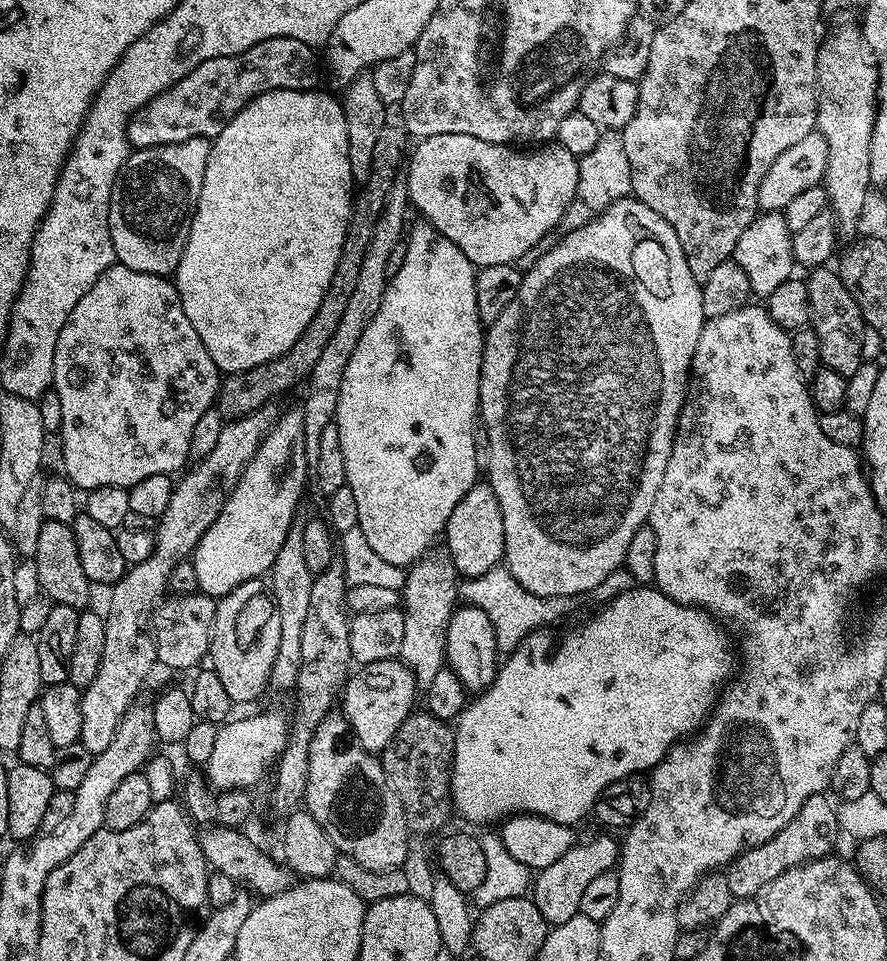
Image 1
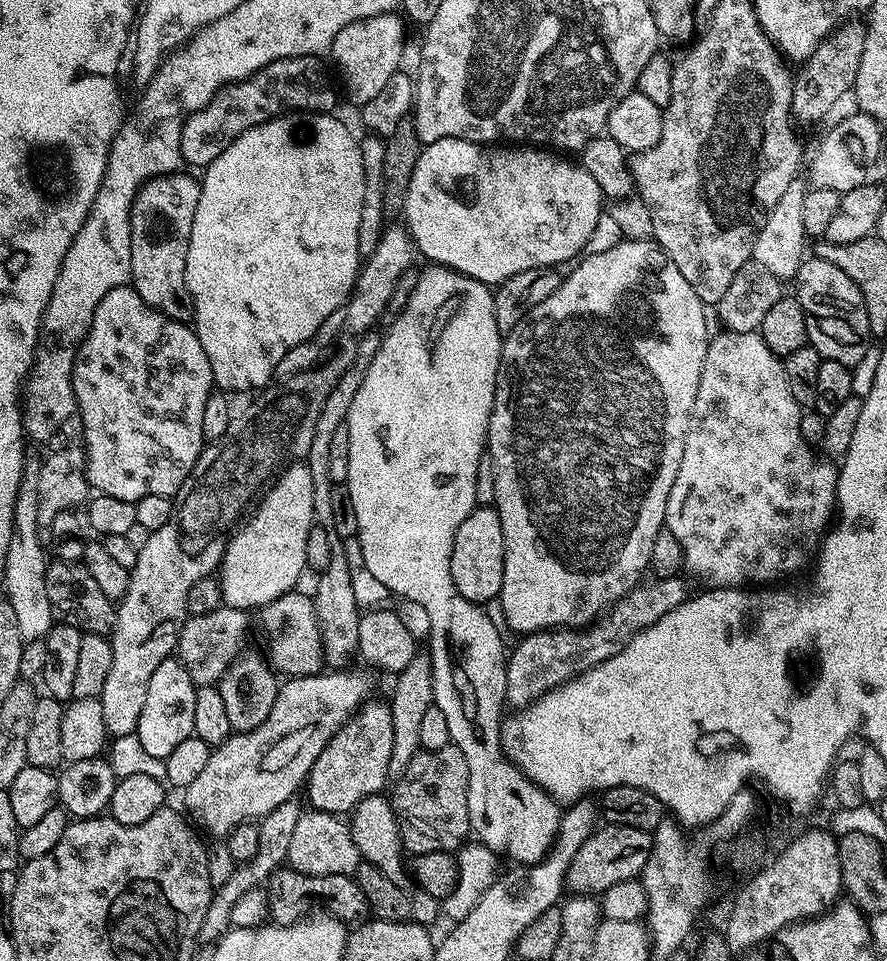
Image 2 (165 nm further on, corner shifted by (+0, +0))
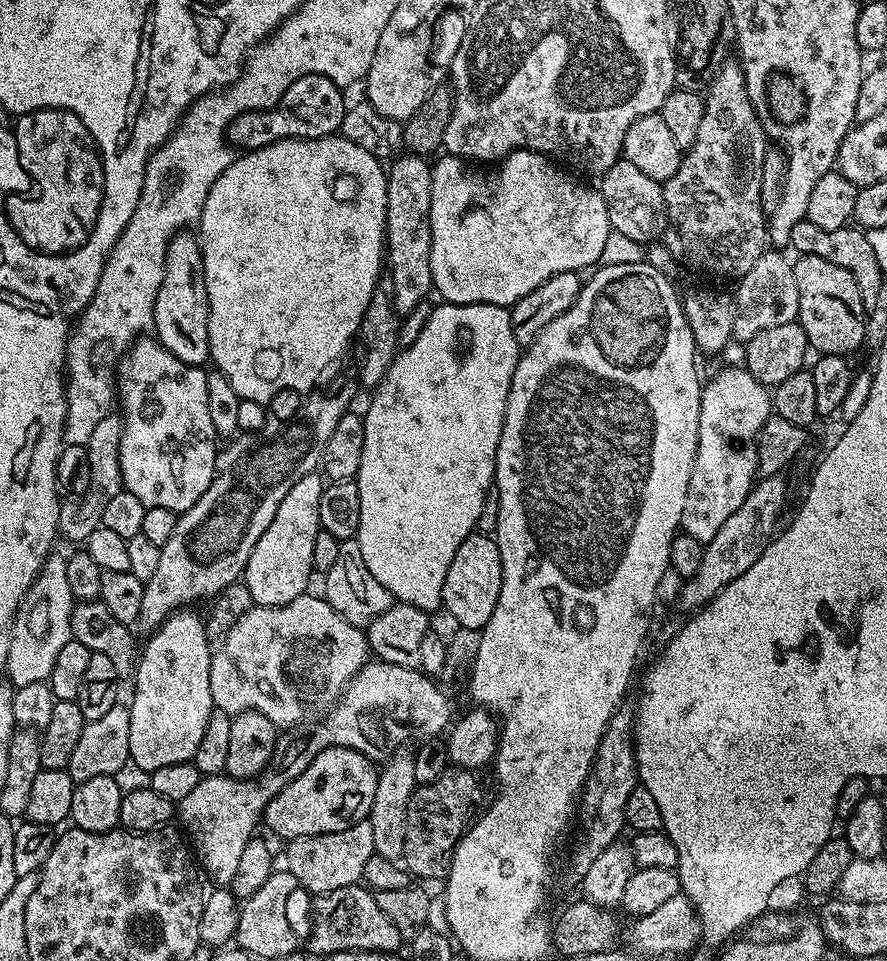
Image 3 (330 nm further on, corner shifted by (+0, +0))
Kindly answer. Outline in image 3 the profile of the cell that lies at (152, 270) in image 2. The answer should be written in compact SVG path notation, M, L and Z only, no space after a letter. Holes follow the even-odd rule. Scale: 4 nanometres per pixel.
M181 230L168 243L164 263L162 286L158 286L158 298L154 298L152 328L155 339L170 350L174 358L187 364L204 366L210 360L210 334L208 333L208 295L204 289L204 263L200 253L200 241L191 231Z

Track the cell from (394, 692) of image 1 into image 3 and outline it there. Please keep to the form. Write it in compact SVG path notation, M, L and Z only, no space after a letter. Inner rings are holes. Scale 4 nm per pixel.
M330 747L322 750L294 778L264 807L262 817L263 827L268 827L276 836L281 836L284 842L297 840L303 836L317 836L318 834L334 834L338 830L350 830L360 820L368 818L368 811L374 806L374 790L376 789L376 777L378 768L373 761L367 760L358 750L353 748Z

